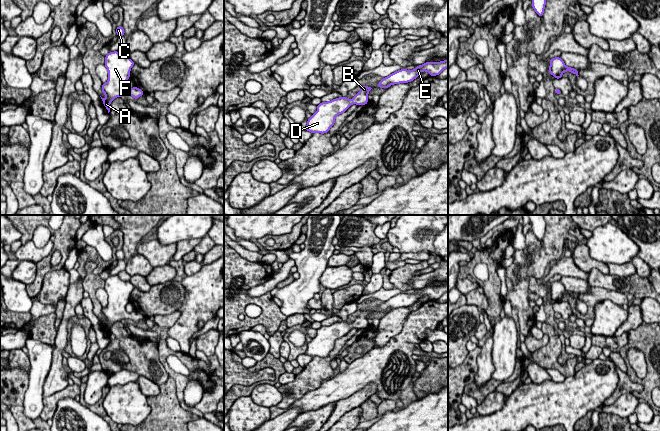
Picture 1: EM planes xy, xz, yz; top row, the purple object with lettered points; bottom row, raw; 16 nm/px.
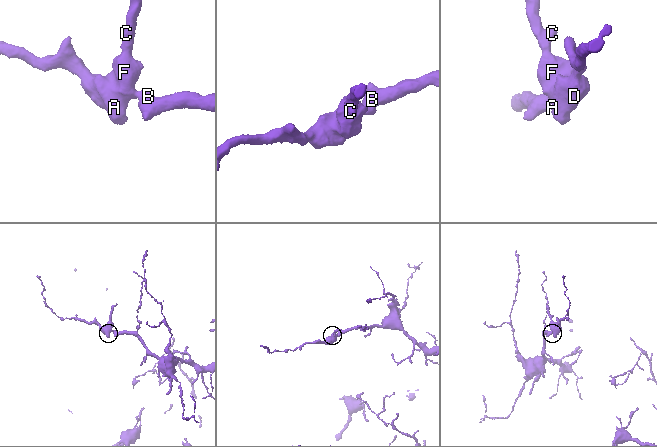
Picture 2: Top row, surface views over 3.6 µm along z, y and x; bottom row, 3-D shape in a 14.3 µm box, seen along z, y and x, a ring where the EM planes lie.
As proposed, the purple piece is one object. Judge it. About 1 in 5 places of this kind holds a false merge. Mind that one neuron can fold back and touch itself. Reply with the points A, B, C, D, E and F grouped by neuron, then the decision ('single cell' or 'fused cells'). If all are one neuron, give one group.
A B C D E F; single cell

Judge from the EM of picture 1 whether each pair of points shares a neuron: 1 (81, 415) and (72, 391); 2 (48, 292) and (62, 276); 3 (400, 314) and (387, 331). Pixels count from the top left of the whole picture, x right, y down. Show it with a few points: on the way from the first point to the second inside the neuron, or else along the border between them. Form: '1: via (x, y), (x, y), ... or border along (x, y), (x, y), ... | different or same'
1: border along (74, 398), (62, 397), (58, 401), (54, 412) | different
2: via (52, 288), (58, 280) | same
3: via (396, 318), (388, 327) | same

